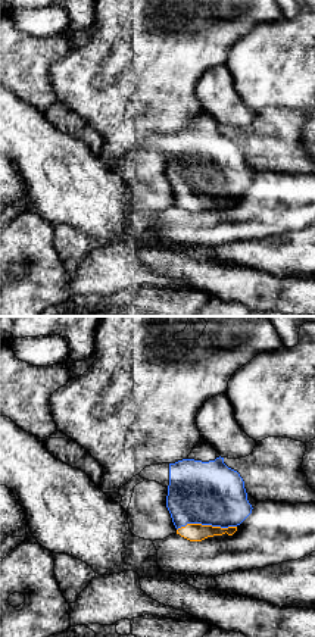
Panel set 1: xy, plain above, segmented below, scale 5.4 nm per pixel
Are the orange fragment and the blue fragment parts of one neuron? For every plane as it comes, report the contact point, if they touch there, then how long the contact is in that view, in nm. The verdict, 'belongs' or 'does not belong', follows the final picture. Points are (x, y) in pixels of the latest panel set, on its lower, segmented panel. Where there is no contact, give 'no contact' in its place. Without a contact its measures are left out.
(206, 525) | 320 nm

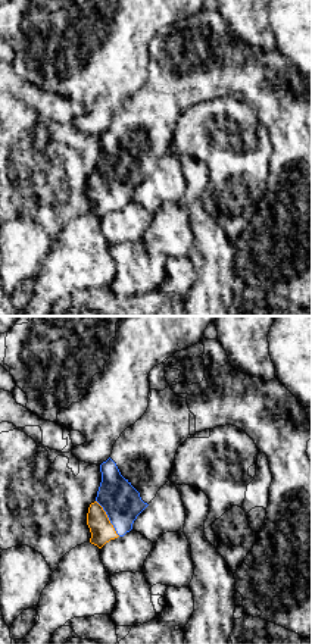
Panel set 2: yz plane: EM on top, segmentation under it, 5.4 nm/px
(108, 518) | 240 nm

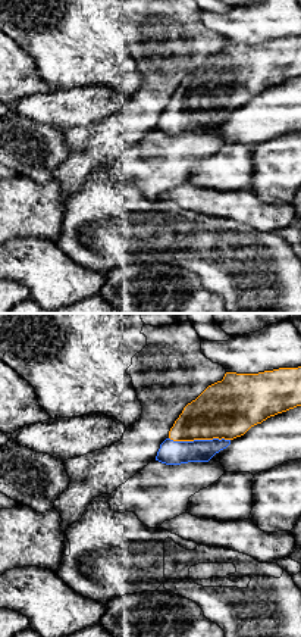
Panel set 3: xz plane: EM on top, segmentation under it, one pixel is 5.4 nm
(200, 439) | 340 nm

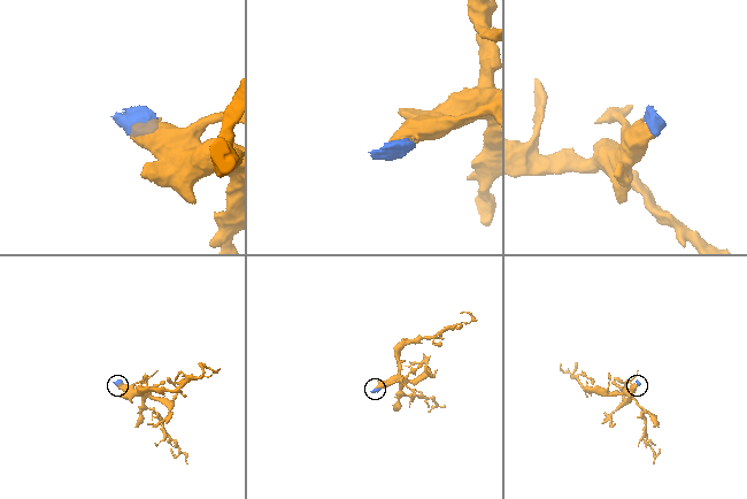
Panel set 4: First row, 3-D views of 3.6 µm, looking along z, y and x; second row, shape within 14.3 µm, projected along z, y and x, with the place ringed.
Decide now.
belongs

